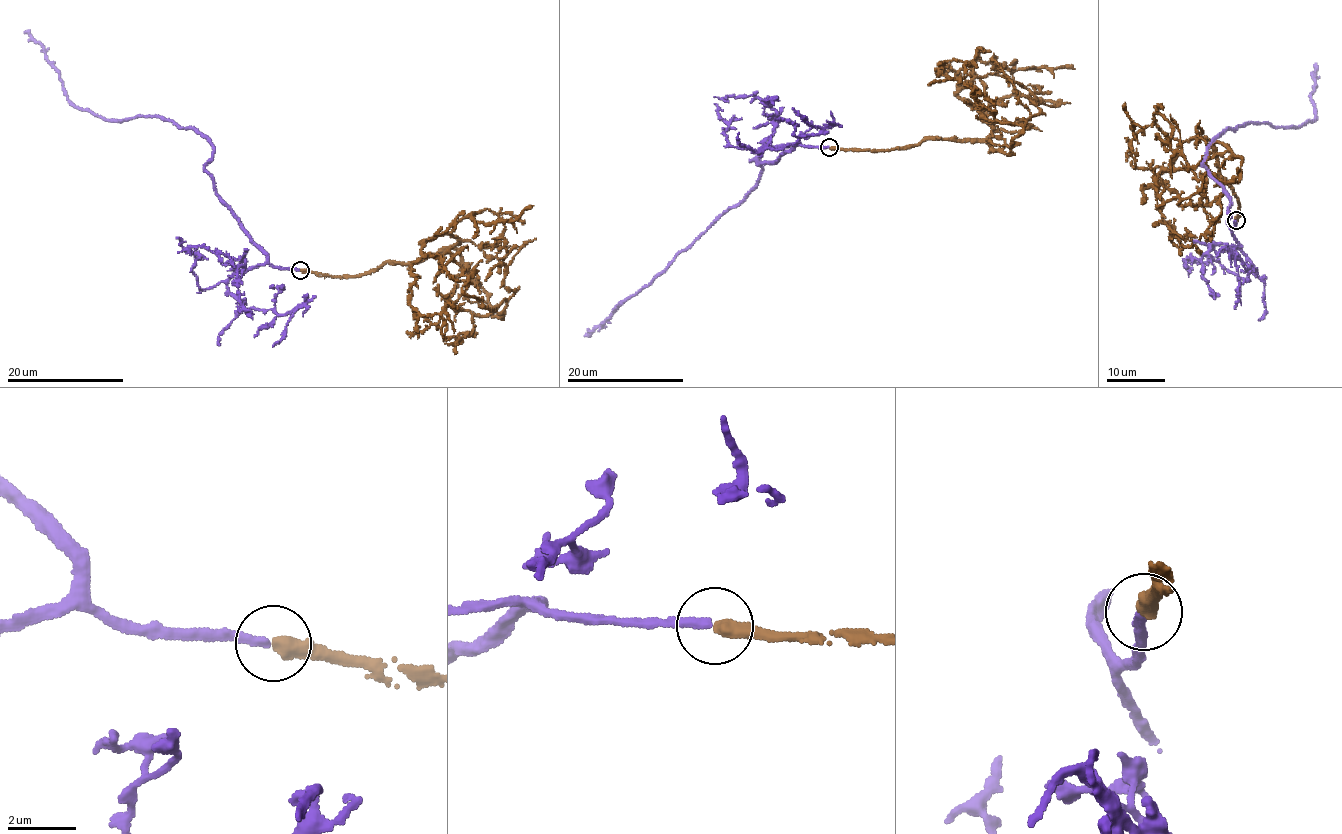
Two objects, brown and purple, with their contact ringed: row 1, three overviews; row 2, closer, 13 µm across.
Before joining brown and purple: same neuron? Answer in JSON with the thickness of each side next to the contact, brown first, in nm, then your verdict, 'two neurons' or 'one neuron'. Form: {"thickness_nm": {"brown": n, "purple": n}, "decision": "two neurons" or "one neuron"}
{"thickness_nm": {"brown": 420, "purple": 260}, "decision": "one neuron"}

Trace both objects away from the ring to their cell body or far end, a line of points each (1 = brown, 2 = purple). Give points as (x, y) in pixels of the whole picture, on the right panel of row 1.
1: (1235, 219), (1214, 141), (1226, 148), (1241, 158), (1240, 179), (1207, 173), (1189, 197), (1160, 206), (1150, 168)
2: (1235, 220), (1235, 229), (1231, 197), (1203, 163), (1206, 146), (1253, 122), (1312, 121), (1315, 67)

